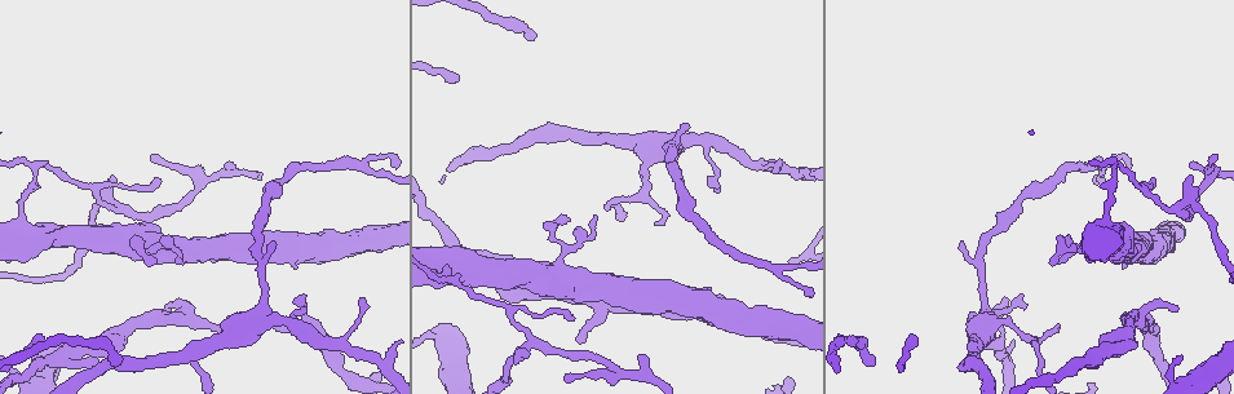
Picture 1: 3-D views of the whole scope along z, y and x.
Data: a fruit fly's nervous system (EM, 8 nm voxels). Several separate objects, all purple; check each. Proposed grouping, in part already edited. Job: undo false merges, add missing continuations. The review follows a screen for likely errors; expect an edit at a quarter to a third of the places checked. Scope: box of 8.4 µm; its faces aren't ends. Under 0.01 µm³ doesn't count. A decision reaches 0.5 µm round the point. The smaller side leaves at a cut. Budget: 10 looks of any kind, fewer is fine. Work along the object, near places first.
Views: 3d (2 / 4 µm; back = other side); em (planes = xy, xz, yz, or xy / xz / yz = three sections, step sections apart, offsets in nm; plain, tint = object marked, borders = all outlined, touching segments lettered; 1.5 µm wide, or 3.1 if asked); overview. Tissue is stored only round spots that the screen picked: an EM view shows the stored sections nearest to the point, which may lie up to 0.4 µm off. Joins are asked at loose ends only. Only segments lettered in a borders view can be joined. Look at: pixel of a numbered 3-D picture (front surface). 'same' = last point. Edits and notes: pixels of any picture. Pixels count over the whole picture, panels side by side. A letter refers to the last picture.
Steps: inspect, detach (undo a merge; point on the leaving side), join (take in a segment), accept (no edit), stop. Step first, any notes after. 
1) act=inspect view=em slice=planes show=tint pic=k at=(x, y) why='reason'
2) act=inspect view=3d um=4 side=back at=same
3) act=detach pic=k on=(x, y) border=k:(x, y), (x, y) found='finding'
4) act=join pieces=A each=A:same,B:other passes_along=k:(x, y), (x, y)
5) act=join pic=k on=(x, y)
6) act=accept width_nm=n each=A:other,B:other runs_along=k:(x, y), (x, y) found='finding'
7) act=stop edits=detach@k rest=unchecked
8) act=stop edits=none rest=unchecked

act=inspect view=em slice=xy step=4 show=tint pic=1 at=(1112, 171) why='abrupt turn'

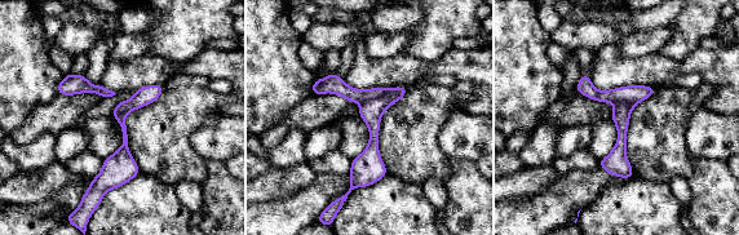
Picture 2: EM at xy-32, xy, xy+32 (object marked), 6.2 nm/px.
act=inspect view=em slice=xy step=4 show=borders at=same why='see the neighbours'

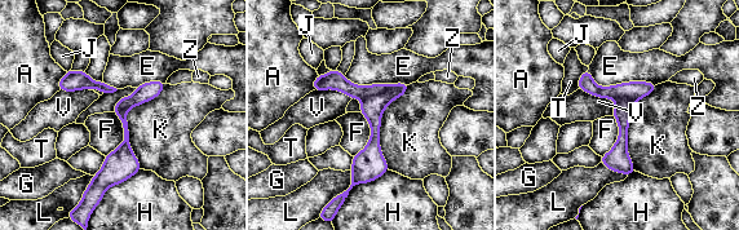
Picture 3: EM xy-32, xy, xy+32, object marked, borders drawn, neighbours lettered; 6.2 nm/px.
act=detach pic=3 on=(341, 84) each=A:other,E:other,F:other,G:other,H:other,J:other,K:other,L:other,T:other,V:other,Z:other found='two neurons meet here'

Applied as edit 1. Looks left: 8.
act=inspect view=overview why='see it whole again'

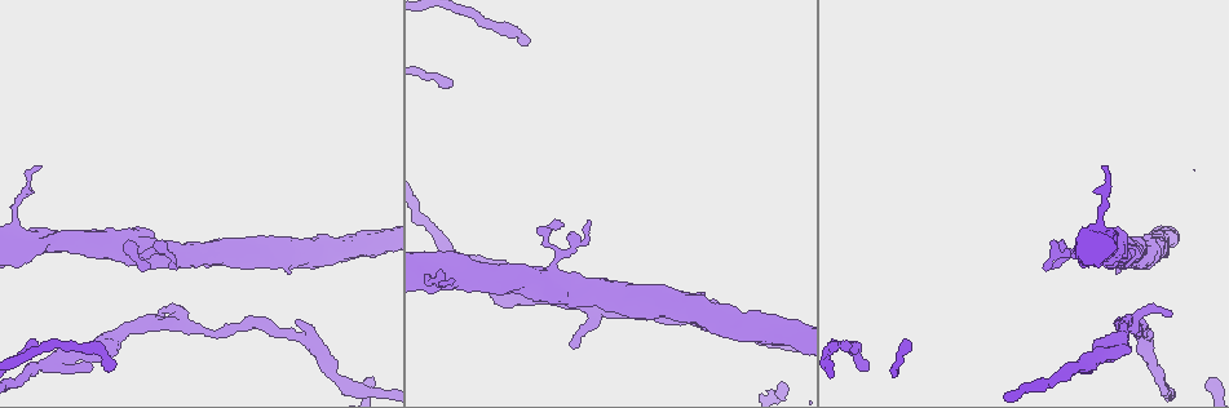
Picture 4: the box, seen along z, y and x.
act=inspect view=em slice=planes show=tint pic=4 at=(90, 365) why='an open end'

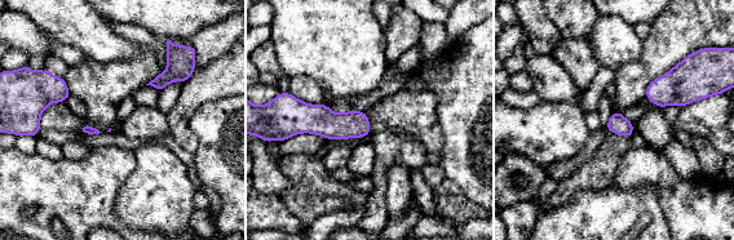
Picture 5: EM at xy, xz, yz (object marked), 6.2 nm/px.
act=inspect view=em slice=planes show=borders at=same why='see the neighbours'

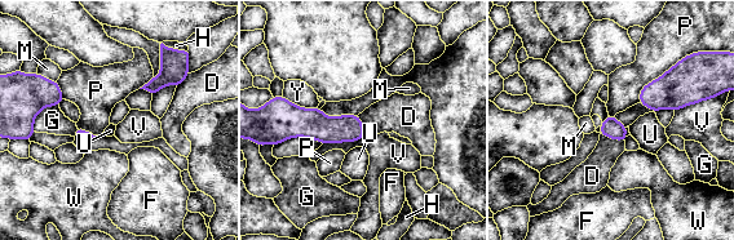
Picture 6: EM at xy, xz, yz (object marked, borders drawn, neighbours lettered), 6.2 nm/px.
act=accept each=D:other,F:other,G:other,H:other,M:other,P:other,U:other,V:other,W:other,Y:other border=6:(698, 102), (689, 103), (675, 111) found='none of them fits'

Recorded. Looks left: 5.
act=stop edits=detach@3 rest=unchecked

